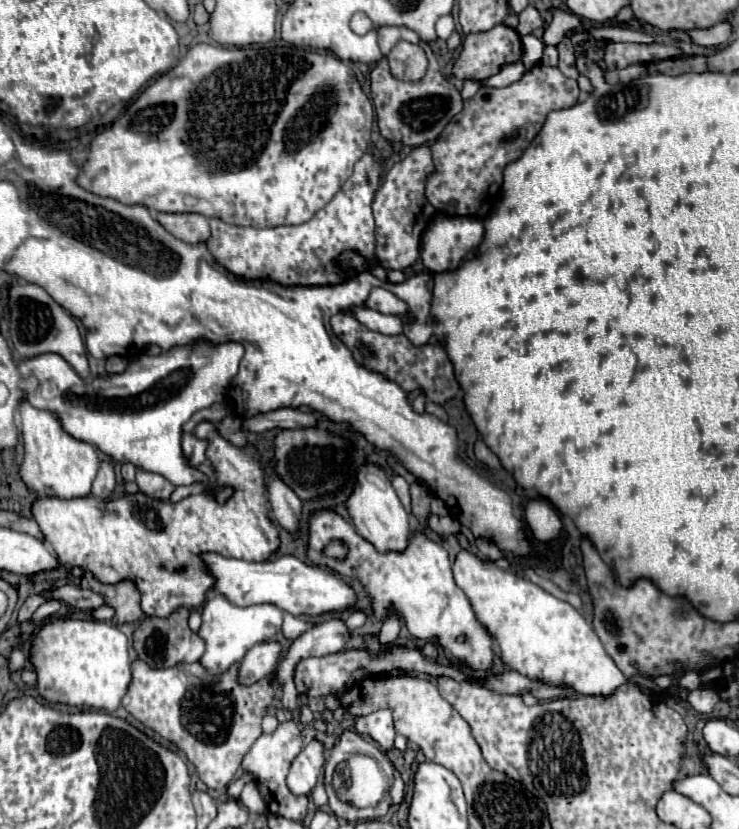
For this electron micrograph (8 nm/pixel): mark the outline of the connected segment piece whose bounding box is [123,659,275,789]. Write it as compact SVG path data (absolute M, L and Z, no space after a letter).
M145 661L131 663L131 685L123 697L123 707L145 727L173 741L197 767L207 787L227 787L243 755L261 735L261 721L267 705L275 701L271 679L259 679L253 685L239 683L239 663L221 675L211 675L197 665L179 665L171 669L151 669Z

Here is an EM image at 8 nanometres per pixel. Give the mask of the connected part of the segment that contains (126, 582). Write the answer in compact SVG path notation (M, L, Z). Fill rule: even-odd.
M87 573L81 579L81 587L87 587L91 591L97 591L105 597L105 603L111 605L115 609L115 625L123 625L123 623L133 623L139 621L143 617L143 611L139 607L139 589L131 579L123 579L119 583L107 585L97 581L91 573Z

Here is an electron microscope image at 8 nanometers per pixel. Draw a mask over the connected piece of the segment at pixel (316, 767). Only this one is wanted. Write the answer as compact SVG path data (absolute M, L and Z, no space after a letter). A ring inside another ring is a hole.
M313 739L309 745L303 747L303 751L293 761L289 775L287 775L287 787L293 795L307 795L321 773L321 767L325 765L325 745L317 739Z

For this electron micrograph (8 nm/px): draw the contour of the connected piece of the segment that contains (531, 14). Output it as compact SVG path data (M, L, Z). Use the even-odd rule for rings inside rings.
M529 5L525 11L519 13L519 27L517 27L519 35L529 35L531 31L535 31L539 27L543 27L543 19L533 5Z

